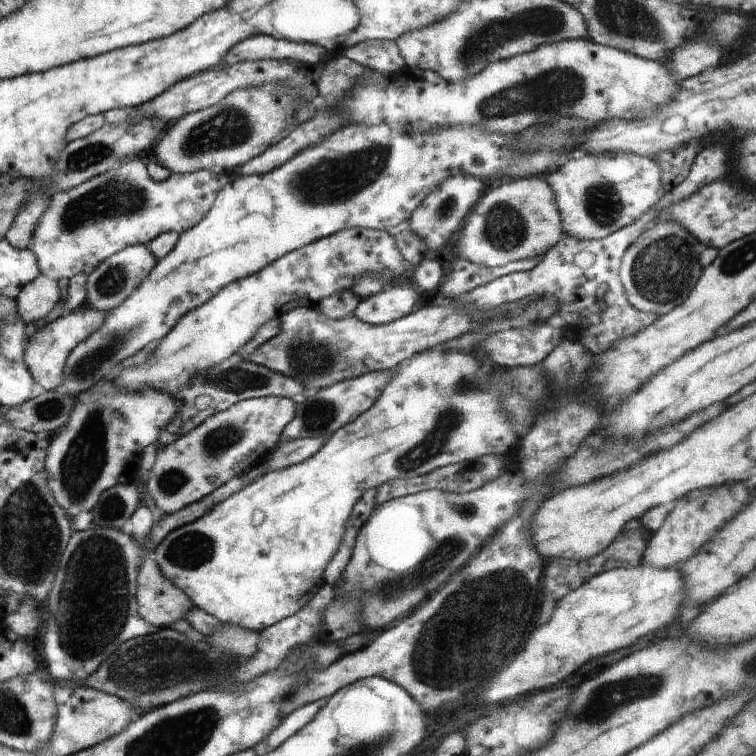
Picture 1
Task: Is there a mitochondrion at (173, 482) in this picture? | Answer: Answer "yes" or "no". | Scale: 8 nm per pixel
yes

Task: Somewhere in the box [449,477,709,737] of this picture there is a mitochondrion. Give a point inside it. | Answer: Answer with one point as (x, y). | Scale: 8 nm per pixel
(609, 699)

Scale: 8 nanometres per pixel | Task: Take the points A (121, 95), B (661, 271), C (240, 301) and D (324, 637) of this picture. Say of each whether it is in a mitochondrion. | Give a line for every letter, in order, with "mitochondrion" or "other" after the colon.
A: other
B: mitochondrion
C: other
D: other

